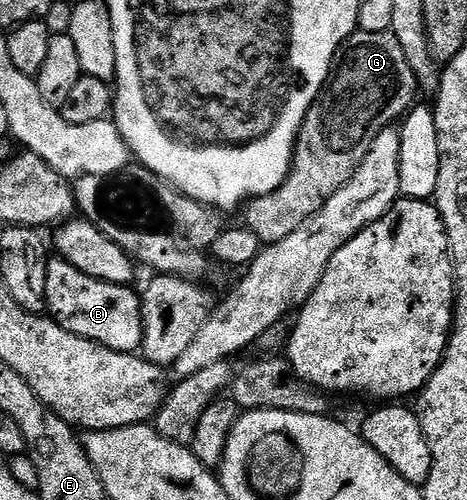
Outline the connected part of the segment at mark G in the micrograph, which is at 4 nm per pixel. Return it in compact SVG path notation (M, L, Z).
M356 30L355 34L347 38L335 56L331 74L323 84L323 90L311 102L303 124L299 126L299 135L295 138L295 150L287 175L274 191L267 195L258 195L256 199L249 199L245 204L247 212L244 213L242 222L259 238L260 244L276 243L287 237L310 215L315 215L317 209L325 201L329 201L333 193L337 193L337 189L344 187L353 177L367 146L375 140L375 136L383 128L392 126L416 102L415 91L417 92L415 75L409 69L409 61L405 61L405 53L401 53L397 37L390 31L369 33Z

